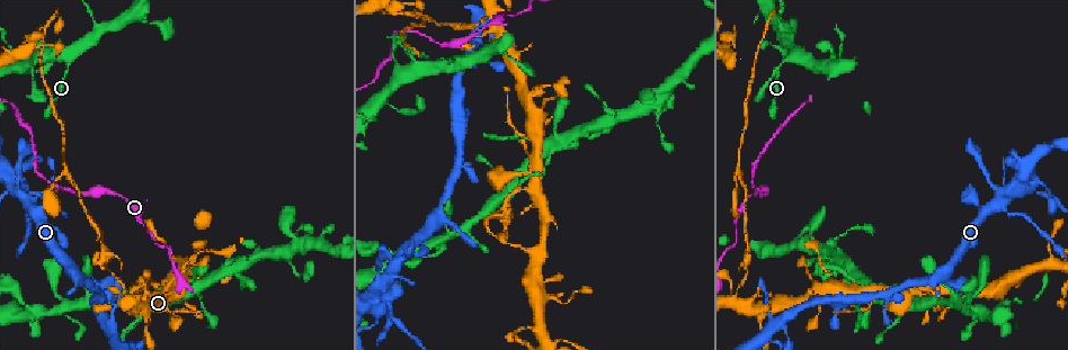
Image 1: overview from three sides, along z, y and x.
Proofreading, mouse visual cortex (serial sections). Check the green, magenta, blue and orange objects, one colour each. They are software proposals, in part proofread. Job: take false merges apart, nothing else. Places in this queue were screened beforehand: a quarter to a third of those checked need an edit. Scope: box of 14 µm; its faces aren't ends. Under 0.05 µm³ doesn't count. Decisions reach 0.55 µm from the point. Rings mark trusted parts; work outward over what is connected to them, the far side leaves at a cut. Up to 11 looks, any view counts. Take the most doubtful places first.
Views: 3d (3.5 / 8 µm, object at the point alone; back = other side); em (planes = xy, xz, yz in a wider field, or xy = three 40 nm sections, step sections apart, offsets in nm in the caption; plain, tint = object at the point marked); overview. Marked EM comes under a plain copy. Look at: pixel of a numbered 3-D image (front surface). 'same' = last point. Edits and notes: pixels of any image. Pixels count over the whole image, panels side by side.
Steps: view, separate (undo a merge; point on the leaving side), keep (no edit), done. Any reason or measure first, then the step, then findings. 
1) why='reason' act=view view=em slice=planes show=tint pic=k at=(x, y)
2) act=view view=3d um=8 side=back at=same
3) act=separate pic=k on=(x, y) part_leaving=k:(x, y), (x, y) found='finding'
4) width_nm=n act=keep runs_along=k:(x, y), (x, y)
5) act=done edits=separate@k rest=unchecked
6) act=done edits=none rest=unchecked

why='calibre changes' act=view view=em slice=xy step=5 show=tint pic=1 at=(1005, 210)

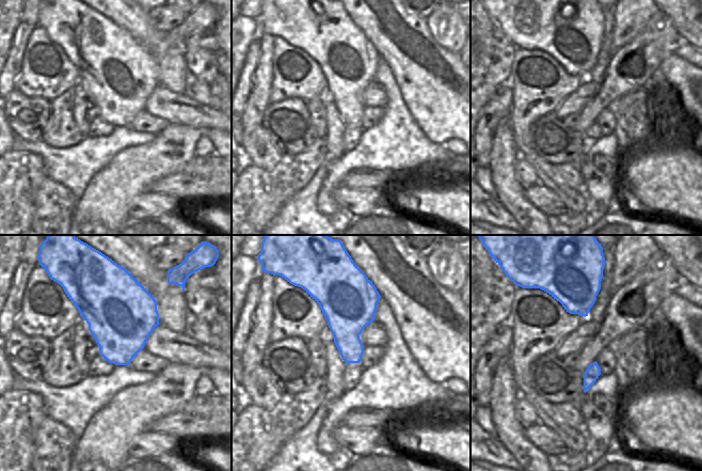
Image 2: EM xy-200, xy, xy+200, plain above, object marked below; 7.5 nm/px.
why='wider look' act=view view=3d um=3.5 at=same

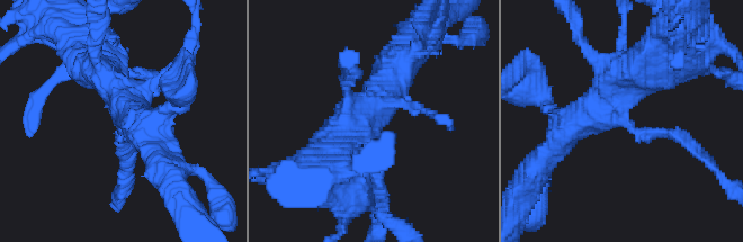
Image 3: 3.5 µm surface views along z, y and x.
act=keep runs_along=3:(393, 74), (373, 117), (376, 193) found='all the same cell'

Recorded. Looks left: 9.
act=view view=3d um=3.5 pic=1 at=(520, 187)

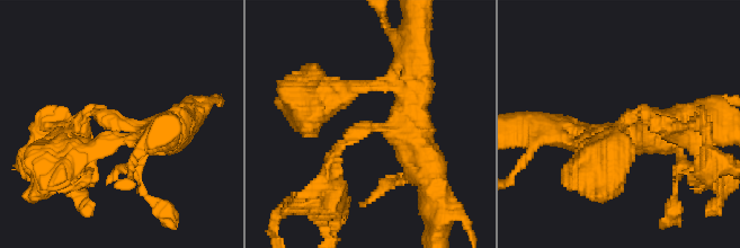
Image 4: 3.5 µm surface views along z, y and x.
arm_widths_nm=150,400 act=view view=em slice=xy step=5 show=tint pic=4 at=(627, 124)

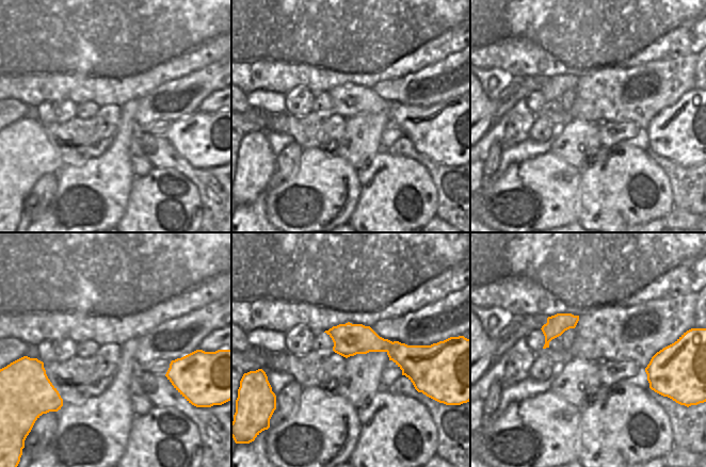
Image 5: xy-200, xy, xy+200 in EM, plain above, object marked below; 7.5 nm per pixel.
act=separate pic=4 on=(89, 112) part_leaving=4:(125, 122), (97, 112), (77, 130), (67, 122) found='two cells meet here'

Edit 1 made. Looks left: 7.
why='sharp bend' act=view view=em slice=xy step=2 show=tint pic=1 at=(732, 300)

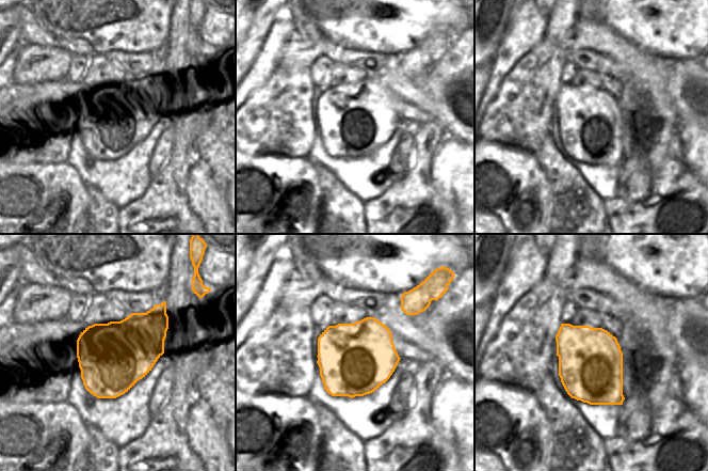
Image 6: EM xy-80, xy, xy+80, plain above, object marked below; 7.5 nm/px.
act=view view=3d um=3.5 at=same

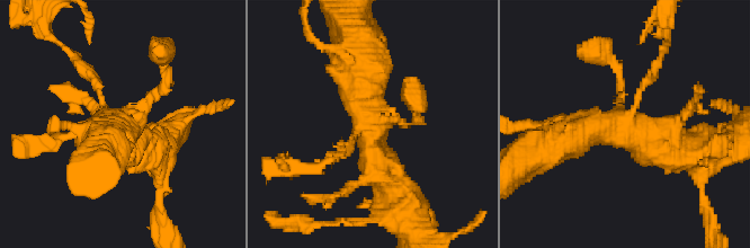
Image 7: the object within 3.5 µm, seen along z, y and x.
act=separate pic=7 on=(85, 68) part_leaving=7:(101, 100), (98, 83), (46, 28) found='two cells meet here'

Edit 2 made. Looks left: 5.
act=view view=overview

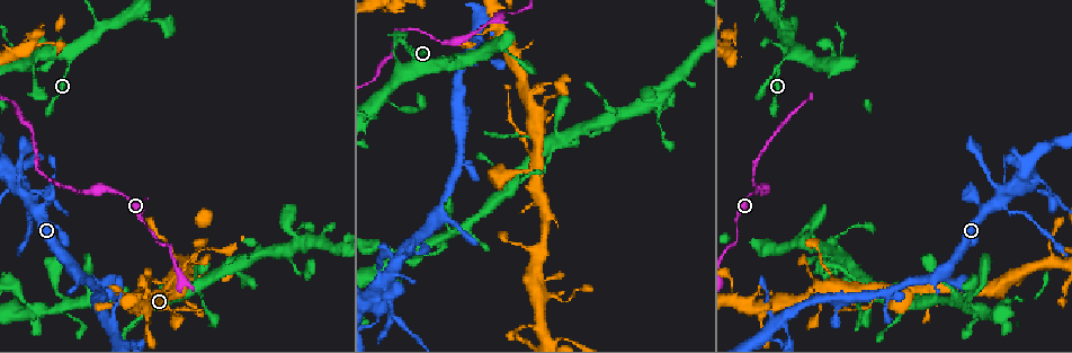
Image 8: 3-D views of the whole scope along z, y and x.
why='three-way junction' act=view view=3d um=8 side=back pic=8 at=(67, 56)

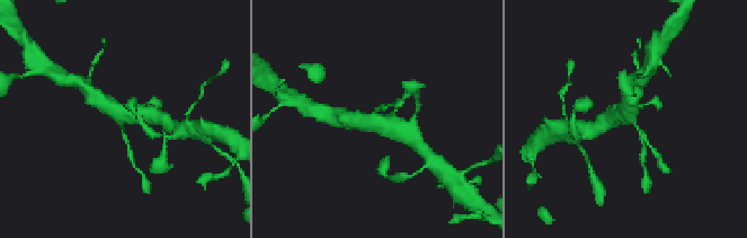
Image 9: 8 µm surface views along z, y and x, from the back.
why='zoom in' act=view view=3d um=3.5 pic=9 at=(372, 119)

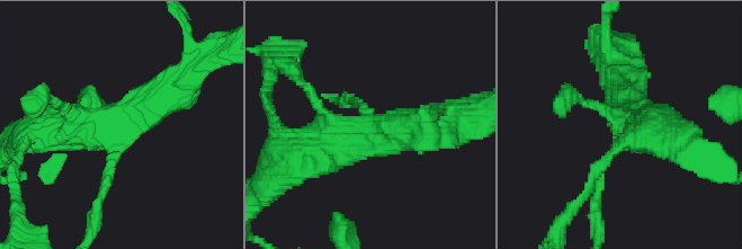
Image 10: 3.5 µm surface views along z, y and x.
why='now the EM' act=view view=em slice=xy step=2 show=tint pic=10 at=(363, 131)

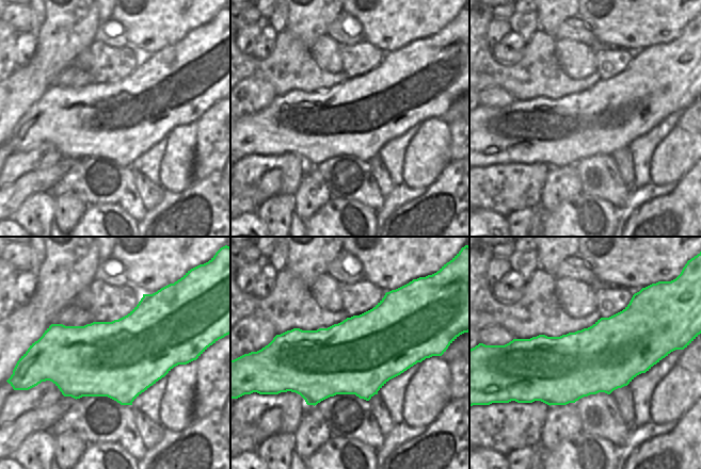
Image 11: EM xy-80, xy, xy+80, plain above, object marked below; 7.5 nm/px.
act=keep runs_along=10:(595, 196), (623, 136), (655, 126) found='continuous, no second cell'

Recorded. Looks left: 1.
act=done edits=separate@4,separate@7 rest=unchecked

